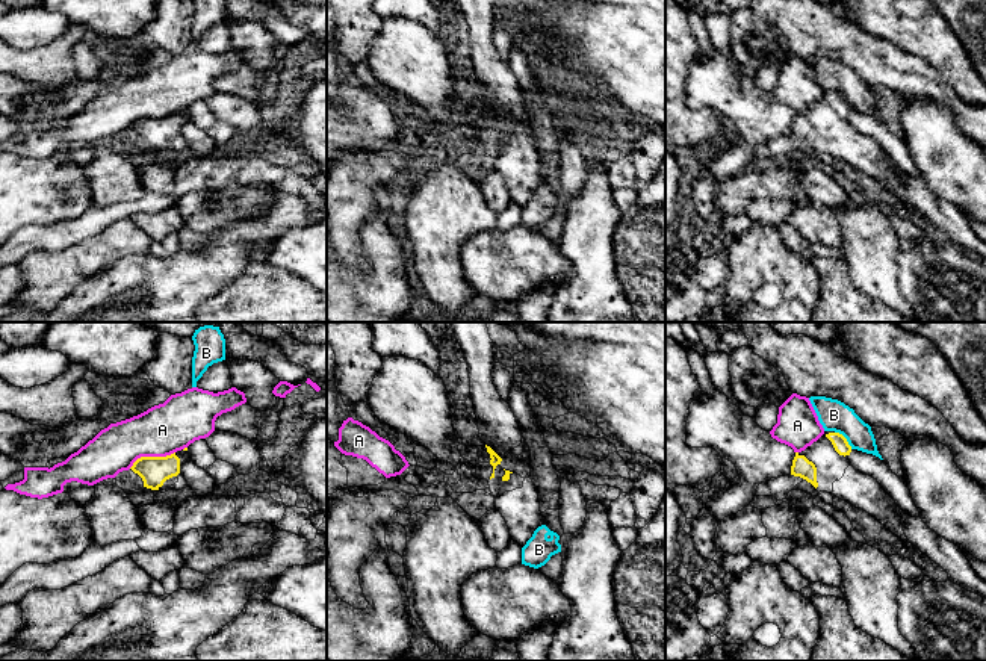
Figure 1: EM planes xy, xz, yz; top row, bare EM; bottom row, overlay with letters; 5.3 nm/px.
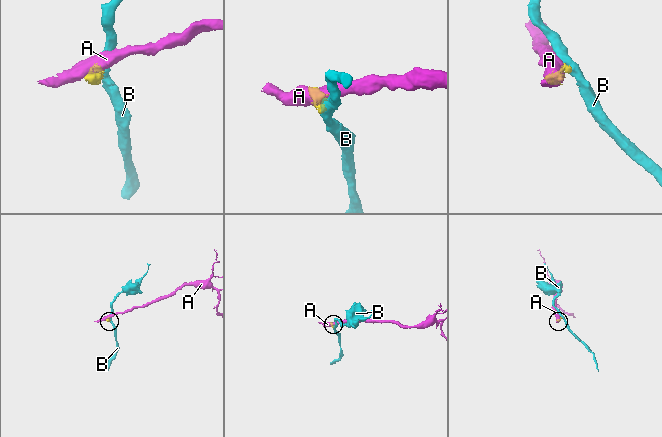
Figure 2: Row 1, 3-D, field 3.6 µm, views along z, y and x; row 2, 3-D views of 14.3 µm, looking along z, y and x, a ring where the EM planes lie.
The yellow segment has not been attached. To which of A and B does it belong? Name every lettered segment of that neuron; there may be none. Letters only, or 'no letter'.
no letter

